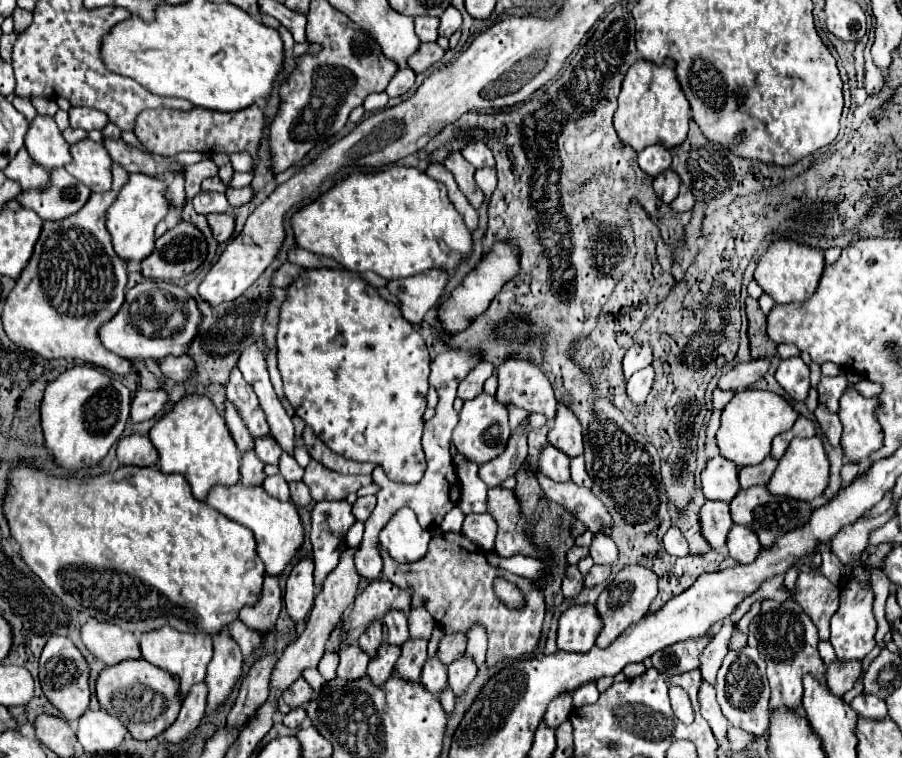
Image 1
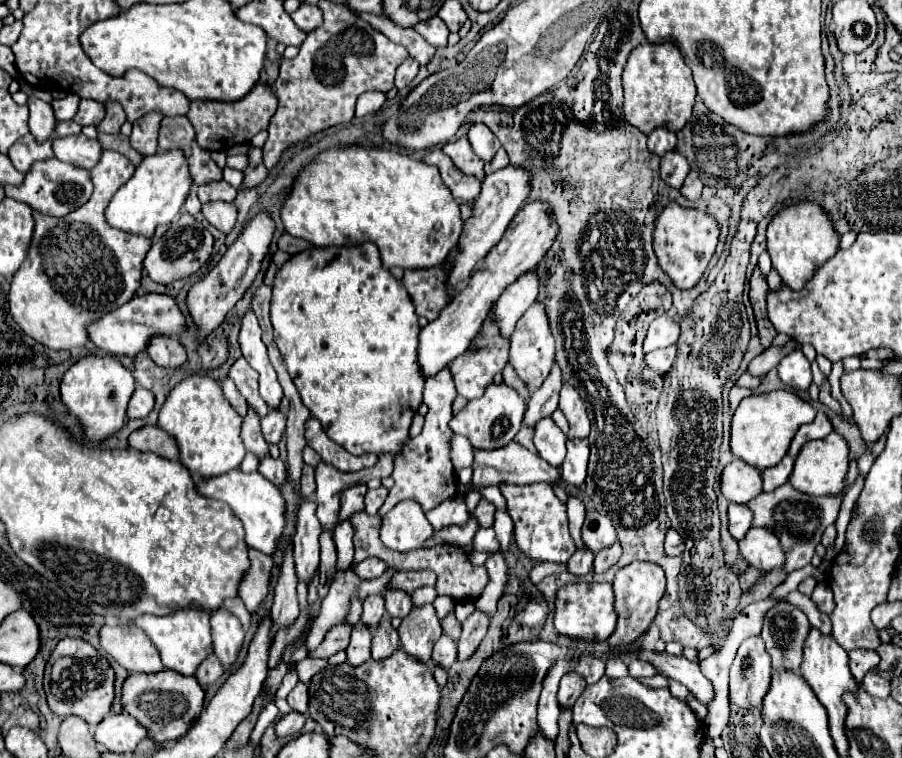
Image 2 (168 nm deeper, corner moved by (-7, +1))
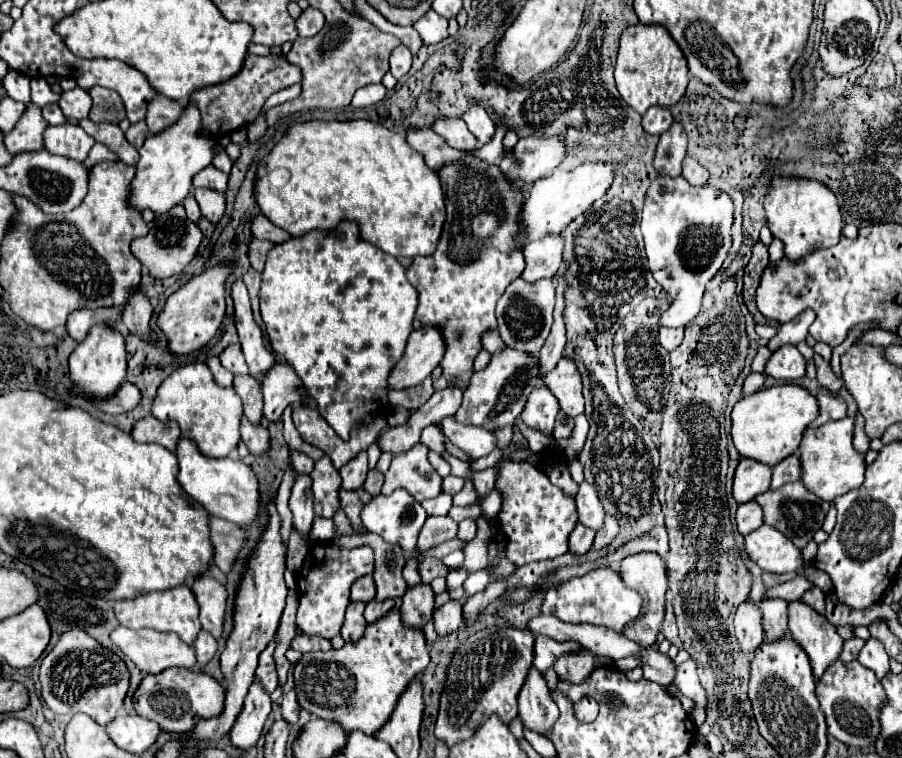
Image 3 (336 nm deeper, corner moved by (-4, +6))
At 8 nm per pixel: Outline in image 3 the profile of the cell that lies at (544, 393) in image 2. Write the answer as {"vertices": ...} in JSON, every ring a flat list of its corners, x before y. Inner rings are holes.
{"vertices":[[559,278,559,282,557,282,557,304,555,304,555,322,553,322,553,328,551,328,547,340,545,340,545,346,539,352,541,374,553,370,553,366,559,362,563,346,565,346,565,324,563,324,563,318,561,318,561,310,565,308,565,300,563,300,565,286,567,286,565,278]]}

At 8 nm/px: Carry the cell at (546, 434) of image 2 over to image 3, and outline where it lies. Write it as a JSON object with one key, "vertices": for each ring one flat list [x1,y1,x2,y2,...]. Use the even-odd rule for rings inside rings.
{"vertices":[[539,386,529,394,529,400,525,404,525,410,521,412,521,418,529,428,537,428,551,436,553,422,559,410,561,410,559,402,551,394,551,390,547,386]]}

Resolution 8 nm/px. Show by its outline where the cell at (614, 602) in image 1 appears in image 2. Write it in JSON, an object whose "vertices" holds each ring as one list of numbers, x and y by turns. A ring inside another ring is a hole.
{"vertices":[[634,561,634,563,622,567,614,577,614,607,618,613,618,625,616,625,614,633,608,637,608,645,620,647,620,645,628,645,628,643,634,643,636,639,640,639,640,635,644,635,644,631,648,631,648,627,656,615,658,601,662,599,664,593,666,593,666,577,664,577,664,571,656,563]]}

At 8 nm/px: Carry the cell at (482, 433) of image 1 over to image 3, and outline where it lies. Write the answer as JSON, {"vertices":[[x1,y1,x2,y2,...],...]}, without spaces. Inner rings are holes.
{"vertices":[[505,346,503,350,491,354,491,360,483,370,473,372,473,378,469,380,469,386,463,396,463,404,455,418,463,424,483,426,485,430,497,430,507,424,513,424,515,418,521,414,527,396,539,384,539,358,533,354,521,354,519,350]]}

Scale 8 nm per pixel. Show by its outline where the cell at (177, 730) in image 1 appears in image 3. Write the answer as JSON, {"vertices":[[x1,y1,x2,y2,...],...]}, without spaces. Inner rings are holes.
{"vertices":[[201,630,201,634,195,638,193,646,195,646,195,654,197,654,197,666,201,668,213,658,213,654,217,650,217,640,209,632]]}

